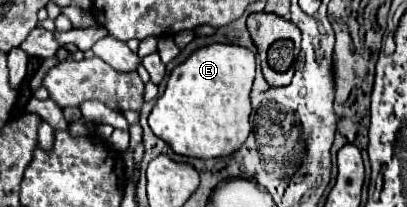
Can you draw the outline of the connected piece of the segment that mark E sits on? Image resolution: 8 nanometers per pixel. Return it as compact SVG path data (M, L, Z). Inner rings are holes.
M212 44L206 48L196 50L184 64L176 66L170 74L170 80L166 84L164 94L156 100L148 124L152 132L162 138L176 154L188 156L188 158L220 158L220 156L230 156L234 150L238 150L252 126L250 126L250 88L256 72L256 56L242 48L242 46L230 46L230 44Z

